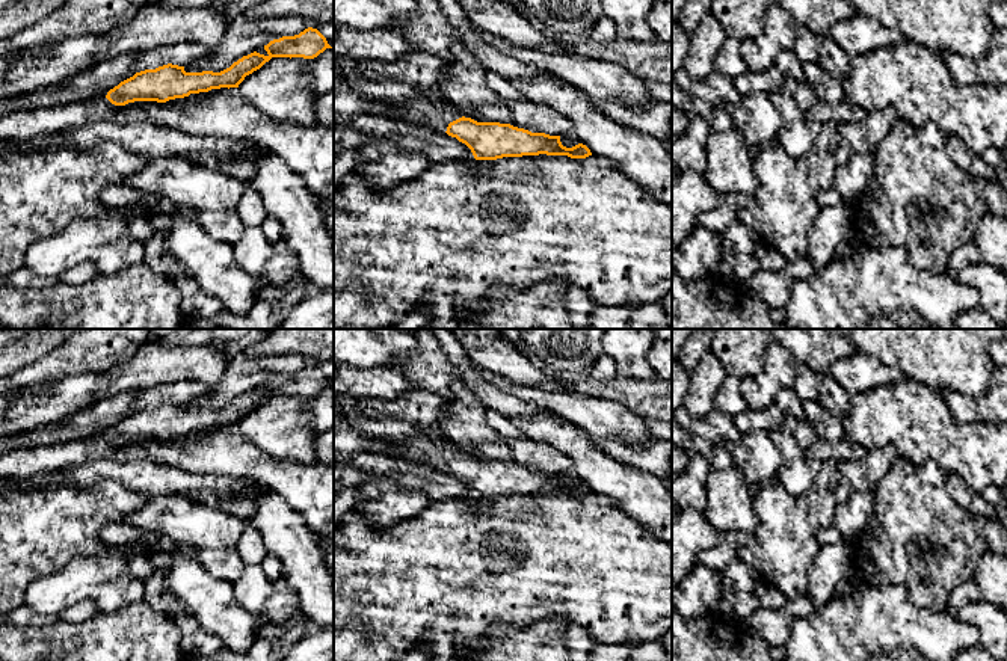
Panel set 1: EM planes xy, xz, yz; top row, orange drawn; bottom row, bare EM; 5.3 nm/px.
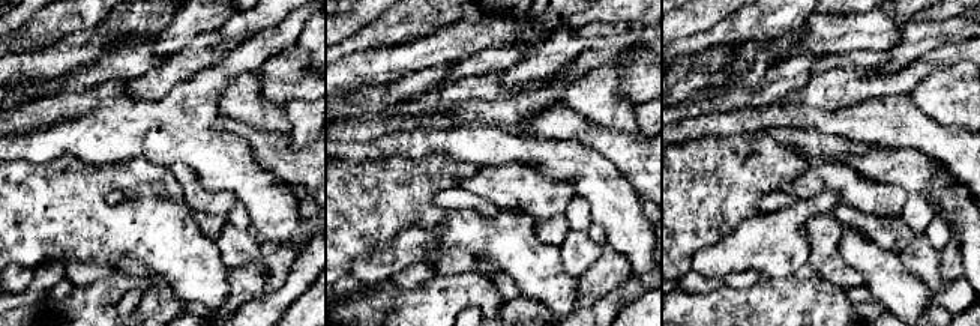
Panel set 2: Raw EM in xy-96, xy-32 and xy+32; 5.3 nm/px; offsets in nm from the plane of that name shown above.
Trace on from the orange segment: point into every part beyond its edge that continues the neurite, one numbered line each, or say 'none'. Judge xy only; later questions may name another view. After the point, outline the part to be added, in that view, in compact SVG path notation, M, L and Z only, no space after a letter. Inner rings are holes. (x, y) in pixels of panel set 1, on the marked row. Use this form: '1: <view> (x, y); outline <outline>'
none

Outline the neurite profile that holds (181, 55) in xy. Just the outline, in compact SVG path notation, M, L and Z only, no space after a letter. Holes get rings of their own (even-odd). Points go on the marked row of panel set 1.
M181 42L175 45L159 45L140 51L140 56L133 63L133 71L156 69L159 66L172 63L186 66L195 59L201 59L211 51L211 47L195 42Z

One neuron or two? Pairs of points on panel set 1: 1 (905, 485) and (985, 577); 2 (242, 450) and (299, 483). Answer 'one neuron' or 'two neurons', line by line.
1: two neurons
2: one neuron

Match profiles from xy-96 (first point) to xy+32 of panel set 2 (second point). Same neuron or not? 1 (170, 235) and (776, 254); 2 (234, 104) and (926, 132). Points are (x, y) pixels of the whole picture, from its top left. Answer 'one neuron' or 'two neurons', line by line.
1: two neurons
2: two neurons

